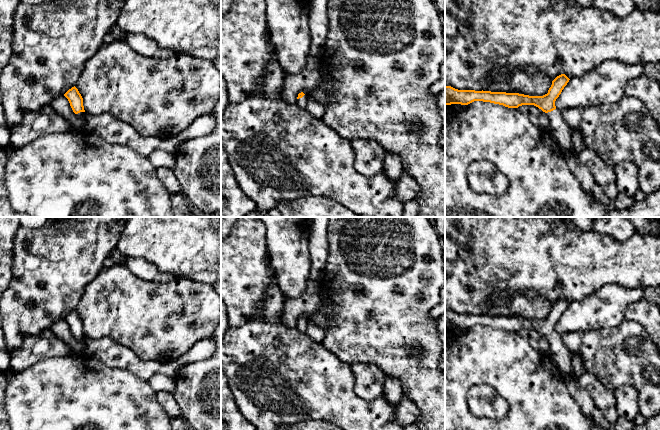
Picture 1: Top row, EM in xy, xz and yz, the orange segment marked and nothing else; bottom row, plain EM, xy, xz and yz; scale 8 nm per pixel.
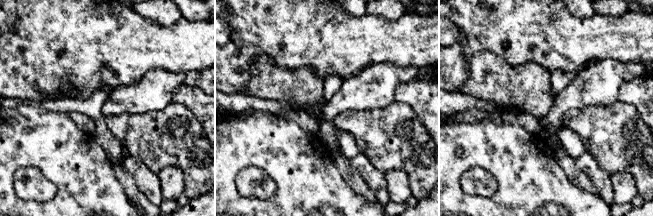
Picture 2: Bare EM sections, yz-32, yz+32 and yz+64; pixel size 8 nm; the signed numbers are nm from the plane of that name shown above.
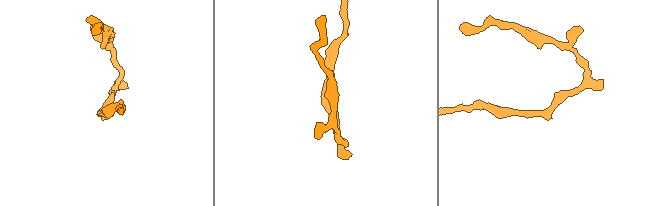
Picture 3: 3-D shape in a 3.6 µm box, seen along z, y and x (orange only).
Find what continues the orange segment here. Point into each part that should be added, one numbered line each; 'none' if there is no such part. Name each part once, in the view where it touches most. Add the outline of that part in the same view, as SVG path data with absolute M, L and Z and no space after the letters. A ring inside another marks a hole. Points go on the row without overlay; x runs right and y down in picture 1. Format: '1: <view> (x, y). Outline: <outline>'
1: yz (558, 353). Outline: M558 333L546 337L549 342L549 356L563 377L574 375L571 354L564 346Z

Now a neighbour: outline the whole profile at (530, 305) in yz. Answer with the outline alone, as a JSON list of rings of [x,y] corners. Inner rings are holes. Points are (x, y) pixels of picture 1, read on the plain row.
[[[497,289],[486,302],[488,315],[519,317],[529,320],[543,320],[548,317],[552,304],[542,298],[534,291],[527,293],[507,291],[500,294]],[[506,298],[508,303],[505,306],[498,306],[494,299]]]

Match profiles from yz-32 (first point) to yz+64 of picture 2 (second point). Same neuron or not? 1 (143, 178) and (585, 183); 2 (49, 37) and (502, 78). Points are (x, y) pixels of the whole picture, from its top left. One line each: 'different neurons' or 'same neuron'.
1: different neurons
2: different neurons

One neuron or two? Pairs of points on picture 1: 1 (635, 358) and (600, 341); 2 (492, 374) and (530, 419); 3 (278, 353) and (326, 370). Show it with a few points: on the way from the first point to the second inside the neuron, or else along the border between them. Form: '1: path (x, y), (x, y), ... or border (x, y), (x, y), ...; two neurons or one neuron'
1: path (626, 355), (614, 355), (609, 350); one neuron
2: path (504, 384), (527, 407); one neuron
3: path (290, 365), (295, 370), (314, 370); one neuron

